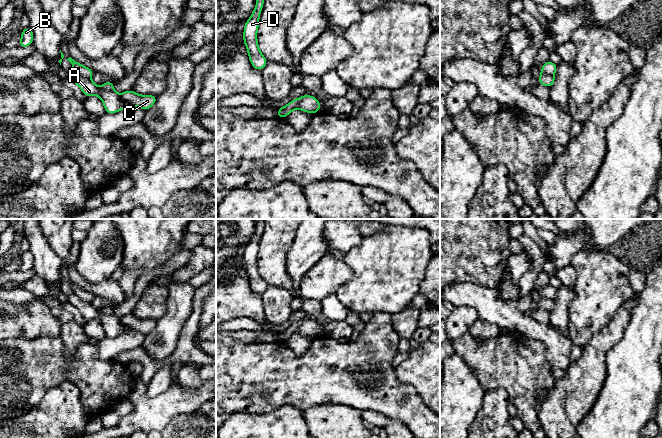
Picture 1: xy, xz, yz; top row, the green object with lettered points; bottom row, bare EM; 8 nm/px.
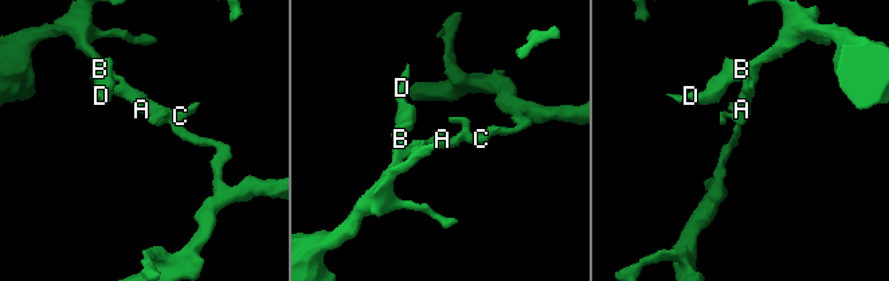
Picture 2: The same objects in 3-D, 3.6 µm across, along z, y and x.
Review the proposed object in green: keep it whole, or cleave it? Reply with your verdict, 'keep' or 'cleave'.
cleave

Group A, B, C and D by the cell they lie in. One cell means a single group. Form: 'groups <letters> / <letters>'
groups A / B C D

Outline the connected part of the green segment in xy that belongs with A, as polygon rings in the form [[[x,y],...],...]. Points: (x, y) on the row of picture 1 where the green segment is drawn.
[[[72,70],[67,73],[68,78],[76,83],[86,97],[97,95],[102,100],[106,114],[115,114],[122,109],[132,105],[123,100],[119,94],[114,91],[100,90],[98,86],[88,77],[83,77],[78,72]]]

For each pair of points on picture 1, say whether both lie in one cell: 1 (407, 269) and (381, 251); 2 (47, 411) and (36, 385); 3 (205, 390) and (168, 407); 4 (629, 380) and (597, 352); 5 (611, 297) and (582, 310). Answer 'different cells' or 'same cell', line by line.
1: same cell
2: different cells
3: same cell
4: different cells
5: same cell

